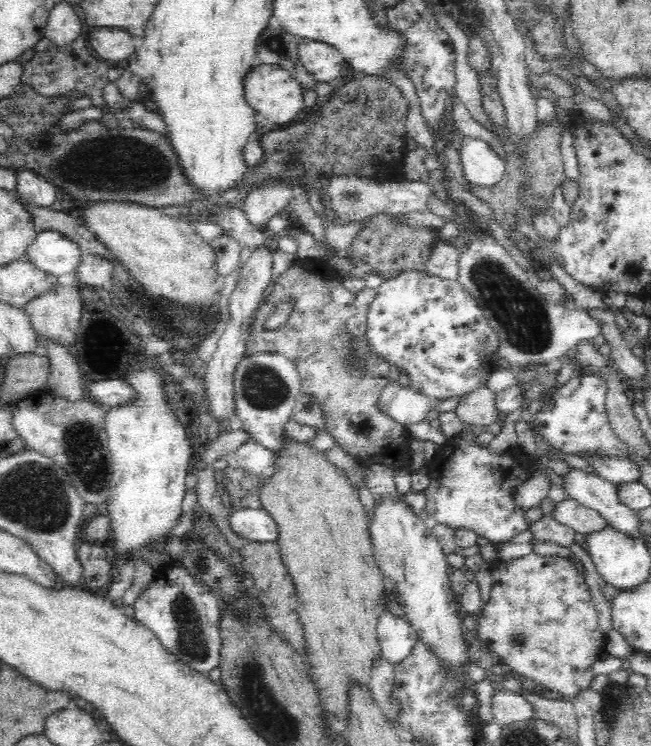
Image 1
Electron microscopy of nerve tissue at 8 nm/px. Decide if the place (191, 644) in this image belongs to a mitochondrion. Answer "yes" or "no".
yes

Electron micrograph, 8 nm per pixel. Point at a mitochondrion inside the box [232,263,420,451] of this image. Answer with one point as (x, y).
(263, 387)

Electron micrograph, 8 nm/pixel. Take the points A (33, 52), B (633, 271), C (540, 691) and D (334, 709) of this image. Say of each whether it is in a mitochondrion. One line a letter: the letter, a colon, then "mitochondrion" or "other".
A: other
B: mitochondrion
C: other
D: other

